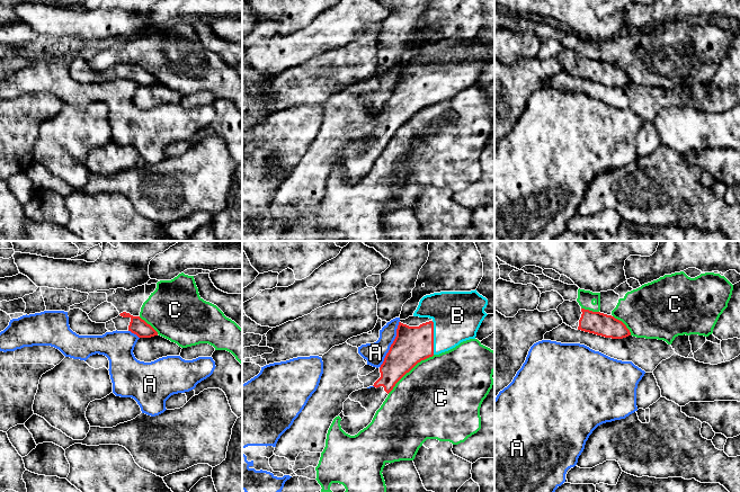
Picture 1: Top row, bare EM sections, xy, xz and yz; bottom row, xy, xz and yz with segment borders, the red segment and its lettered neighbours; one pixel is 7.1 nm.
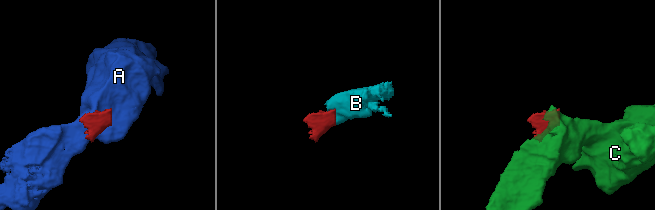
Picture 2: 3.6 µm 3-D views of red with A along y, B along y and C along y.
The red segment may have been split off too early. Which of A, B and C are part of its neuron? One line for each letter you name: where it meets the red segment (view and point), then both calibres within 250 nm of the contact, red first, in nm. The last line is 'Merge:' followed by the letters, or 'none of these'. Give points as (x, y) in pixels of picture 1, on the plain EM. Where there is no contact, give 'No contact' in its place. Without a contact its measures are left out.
B: Touches red at xz (433, 86). Thickness 260 nm (red) against 360 nm
Merge: B

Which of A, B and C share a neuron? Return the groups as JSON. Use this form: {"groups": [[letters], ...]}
{"groups": [["A"], ["B"], ["C"]]}

